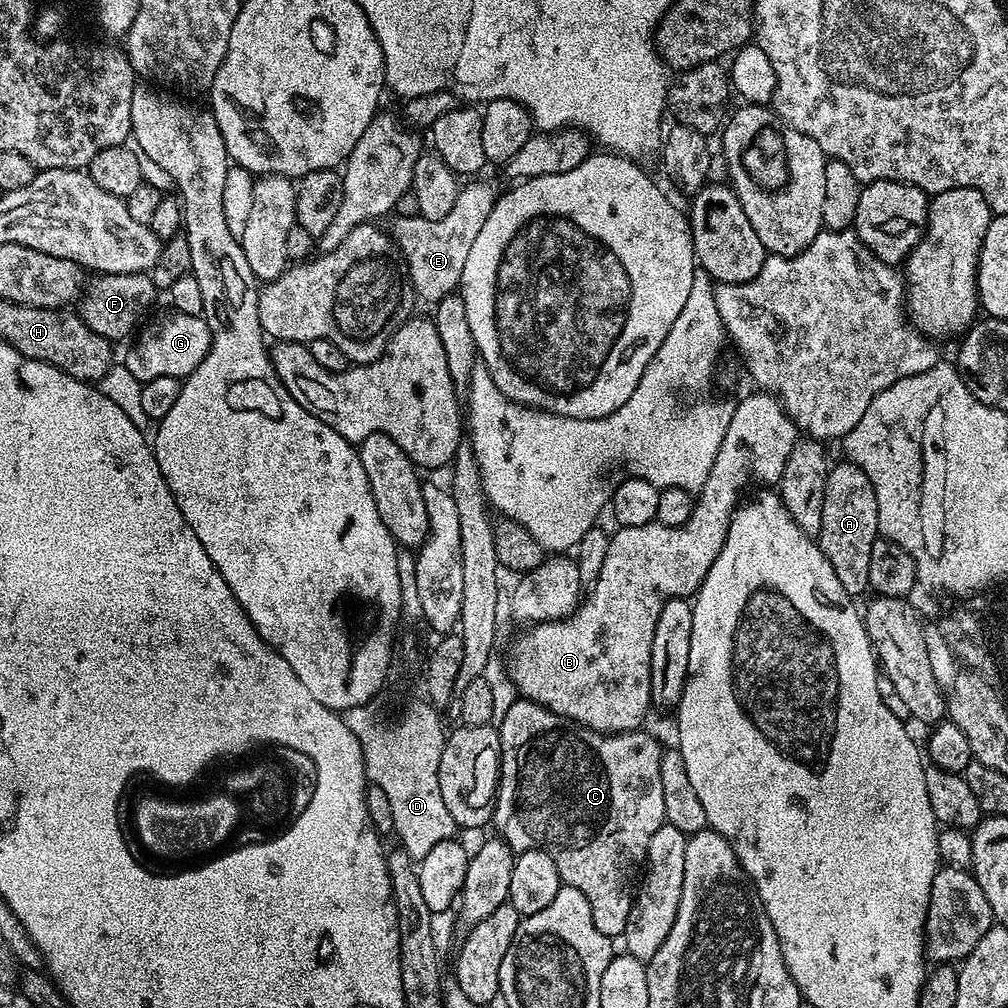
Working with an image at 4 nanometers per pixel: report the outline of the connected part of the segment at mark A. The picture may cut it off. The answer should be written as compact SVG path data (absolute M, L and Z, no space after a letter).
M851 462L843 463L833 463L826 478L818 543L830 566L834 566L834 574L838 574L842 590L846 590L848 596L860 598L863 592L869 591L870 550L874 550L874 542L880 536L878 498L863 470Z

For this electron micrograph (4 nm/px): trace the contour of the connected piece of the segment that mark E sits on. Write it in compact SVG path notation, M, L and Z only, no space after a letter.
M472 180L470 184L465 183L458 194L458 200L455 202L454 207L450 214L440 219L426 219L424 216L419 214L411 214L412 216L400 216L398 217L392 224L392 228L390 227L390 234L393 240L393 243L400 249L401 255L406 267L406 274L412 289L412 286L415 292L424 300L430 302L430 304L437 304L439 301L444 299L444 297L448 295L453 295L457 288L461 285L460 280L462 274L465 272L465 266L467 261L467 255L470 254L470 249L474 246L474 241L478 238L478 233L482 230L482 225L486 222L486 218L490 216L491 210L493 210L493 206L496 204L498 199L498 192L495 192L493 186L488 182L474 182L478 180Z

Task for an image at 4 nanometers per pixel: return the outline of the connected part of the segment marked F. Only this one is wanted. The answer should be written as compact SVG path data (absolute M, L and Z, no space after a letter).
M135 272L134 274L96 274L87 281L78 301L78 315L84 325L95 336L106 338L109 342L124 340L137 331L136 323L140 315L155 302L158 297L157 288L151 275Z

